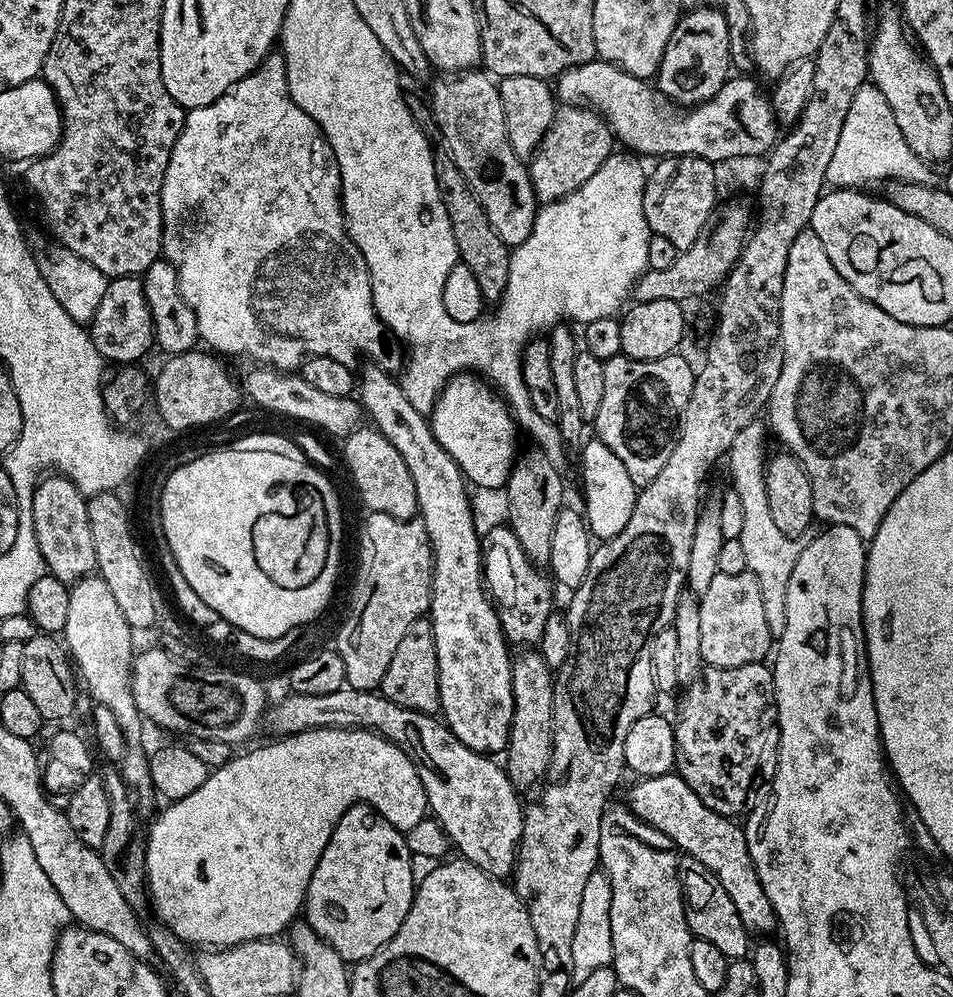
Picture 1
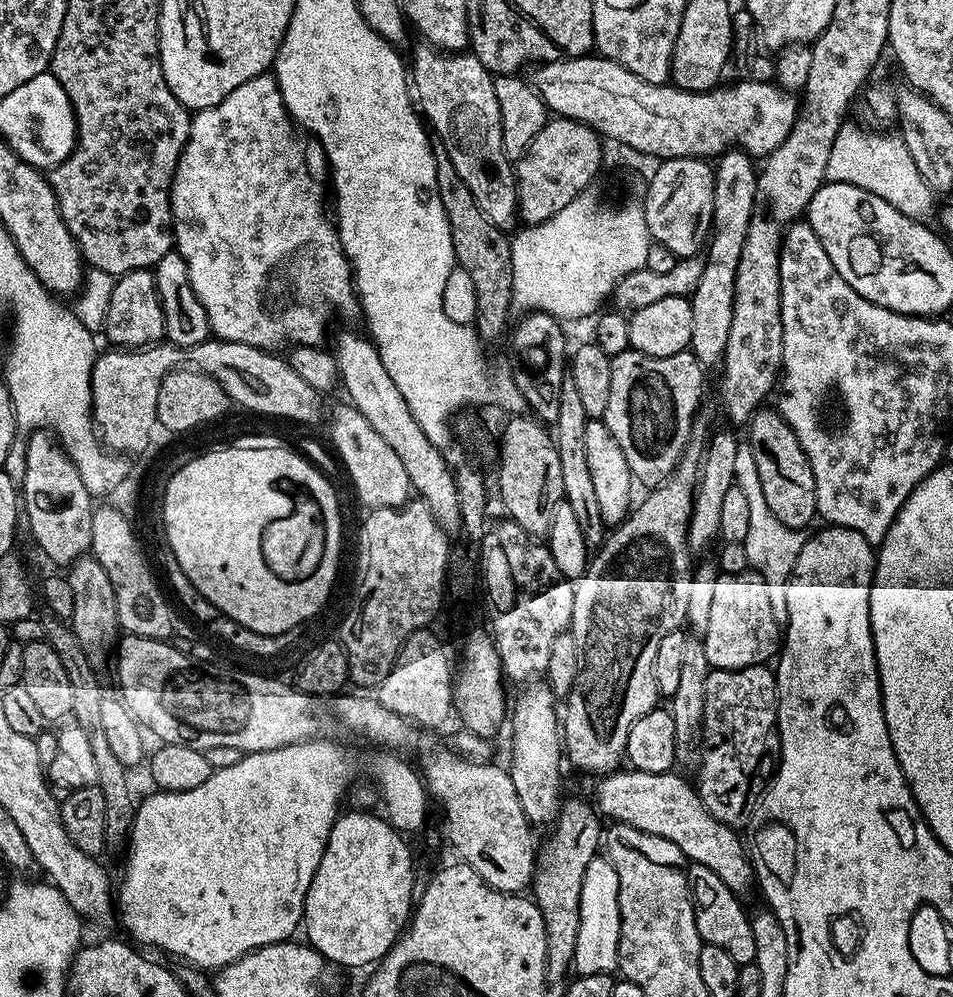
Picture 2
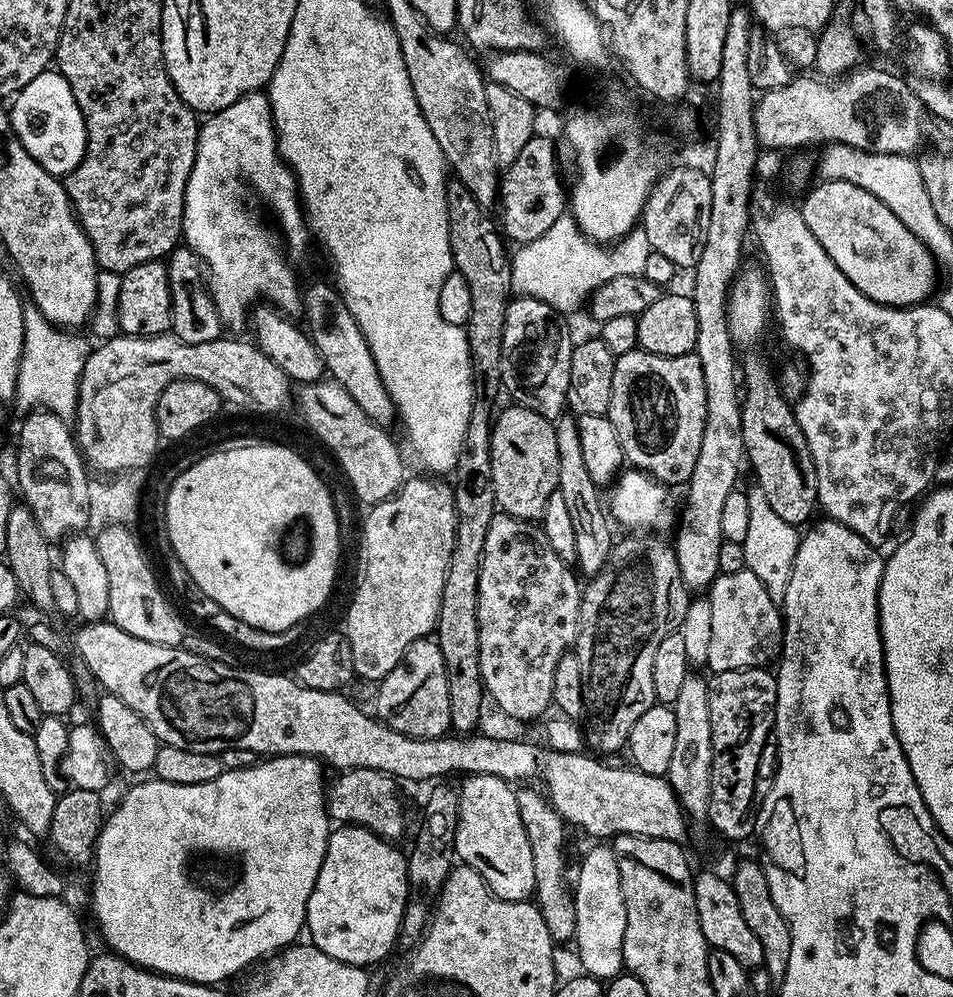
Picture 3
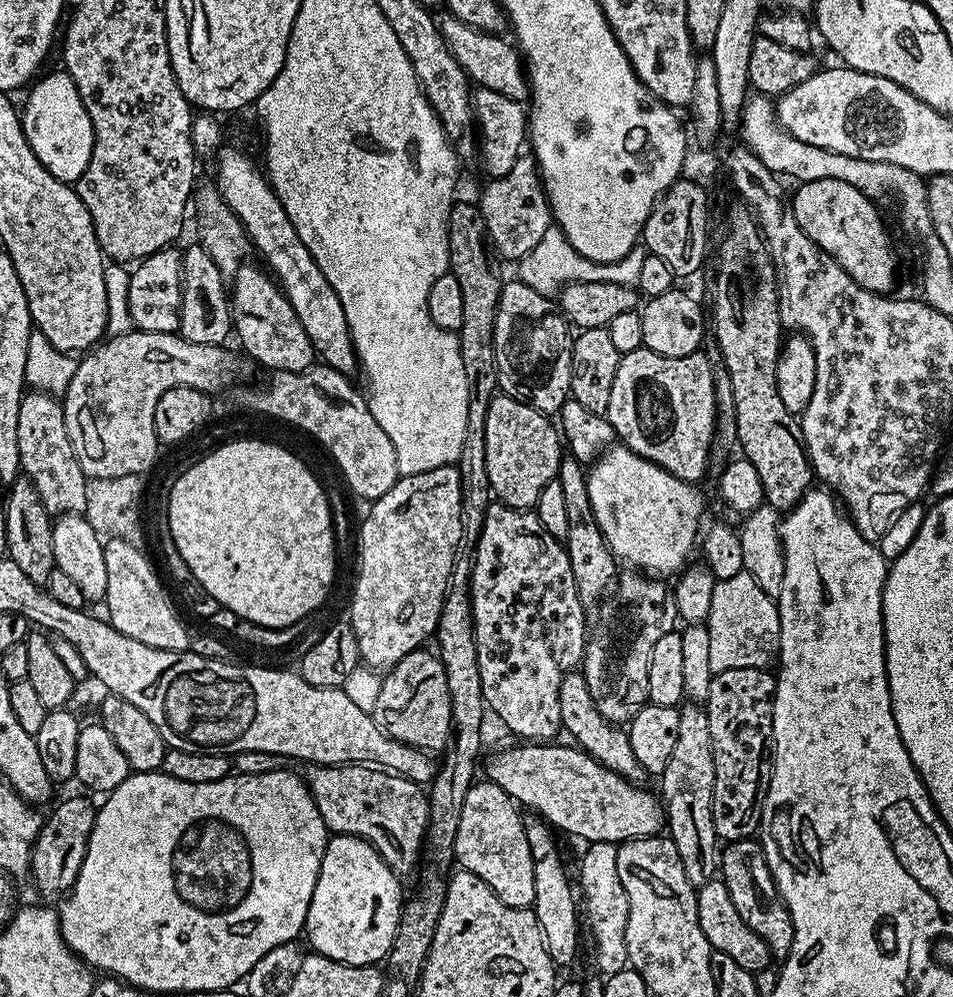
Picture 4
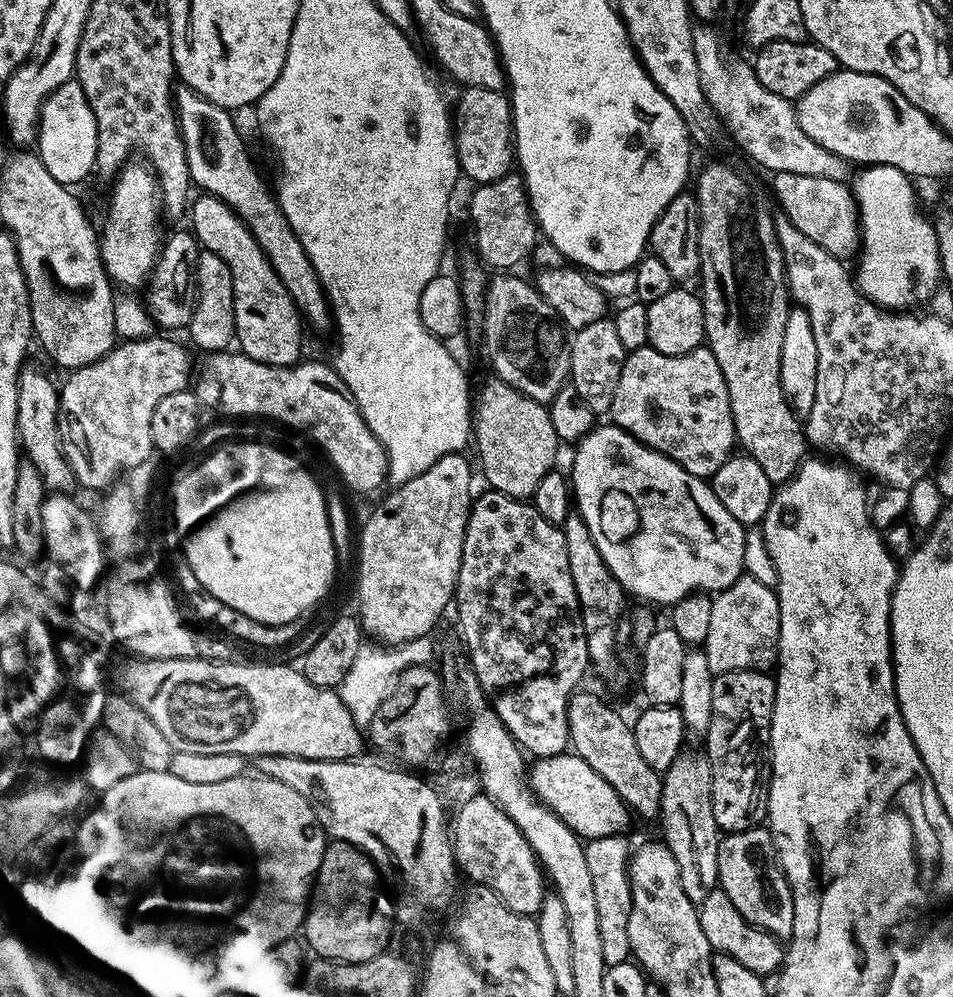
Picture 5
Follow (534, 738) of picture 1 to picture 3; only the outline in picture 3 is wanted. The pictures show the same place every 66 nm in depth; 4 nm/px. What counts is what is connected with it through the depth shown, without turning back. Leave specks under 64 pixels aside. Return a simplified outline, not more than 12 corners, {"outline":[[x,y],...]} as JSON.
{"outline":[[539,787],[517,791],[550,938],[576,939],[569,829]]}

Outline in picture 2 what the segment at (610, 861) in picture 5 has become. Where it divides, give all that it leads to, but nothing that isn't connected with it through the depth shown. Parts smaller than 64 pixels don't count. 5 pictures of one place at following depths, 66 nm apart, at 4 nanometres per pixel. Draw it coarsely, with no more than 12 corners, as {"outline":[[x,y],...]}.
{"outline":[[597,854],[582,877],[576,976],[618,969],[618,870]]}

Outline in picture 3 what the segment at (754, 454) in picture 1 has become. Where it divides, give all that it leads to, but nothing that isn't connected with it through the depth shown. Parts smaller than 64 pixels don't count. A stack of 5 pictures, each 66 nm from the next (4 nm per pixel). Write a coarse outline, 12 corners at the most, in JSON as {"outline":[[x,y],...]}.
{"outline":[[748,492],[744,566],[783,605],[801,533]]}

